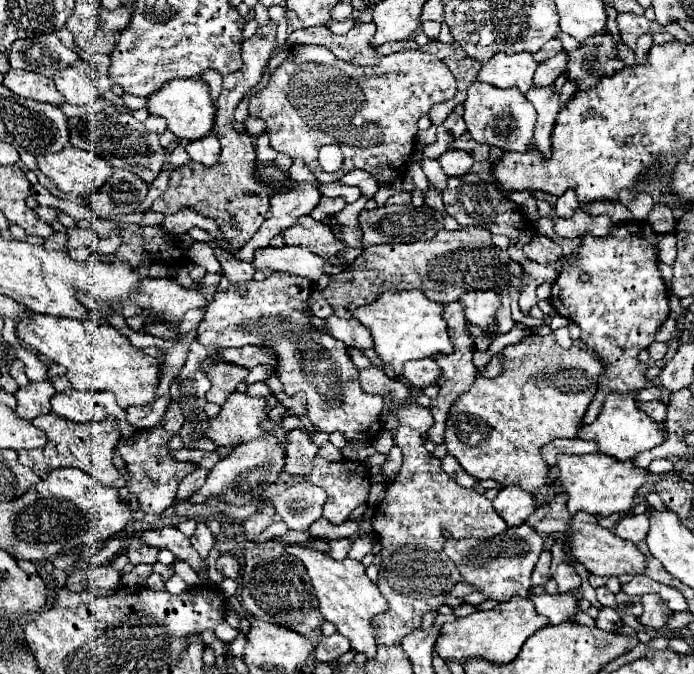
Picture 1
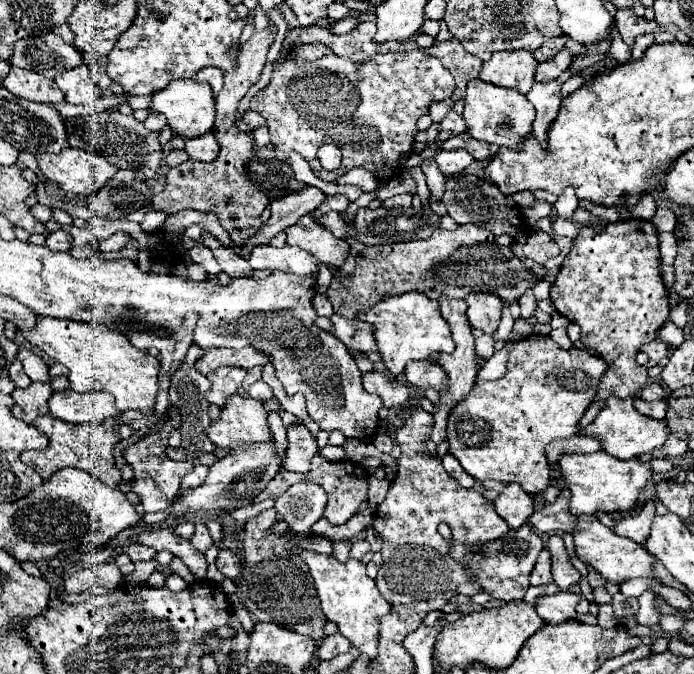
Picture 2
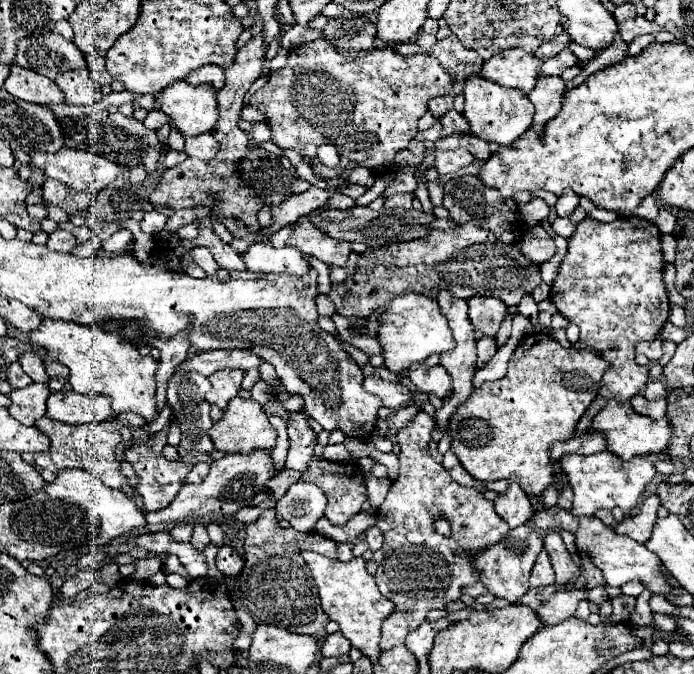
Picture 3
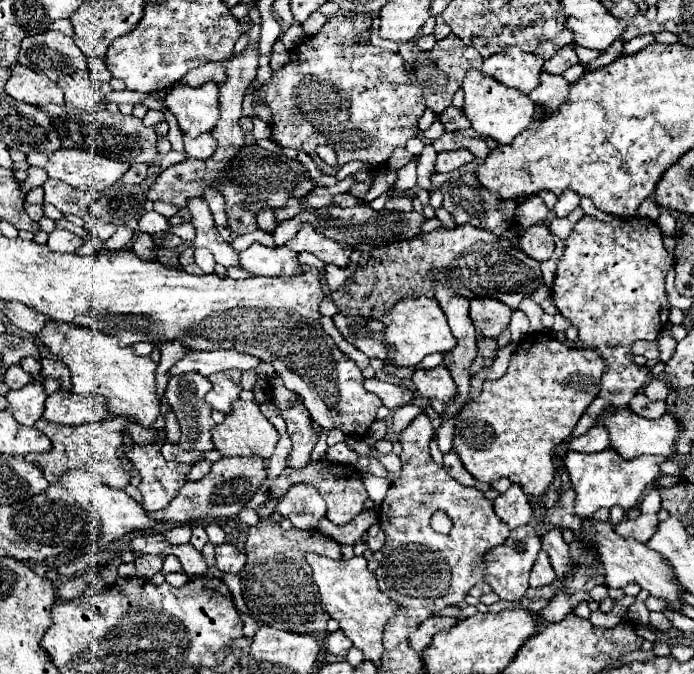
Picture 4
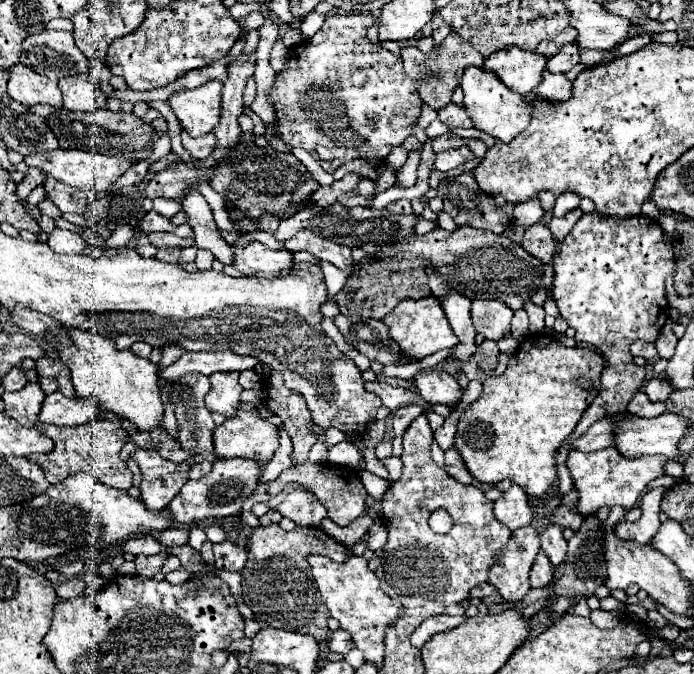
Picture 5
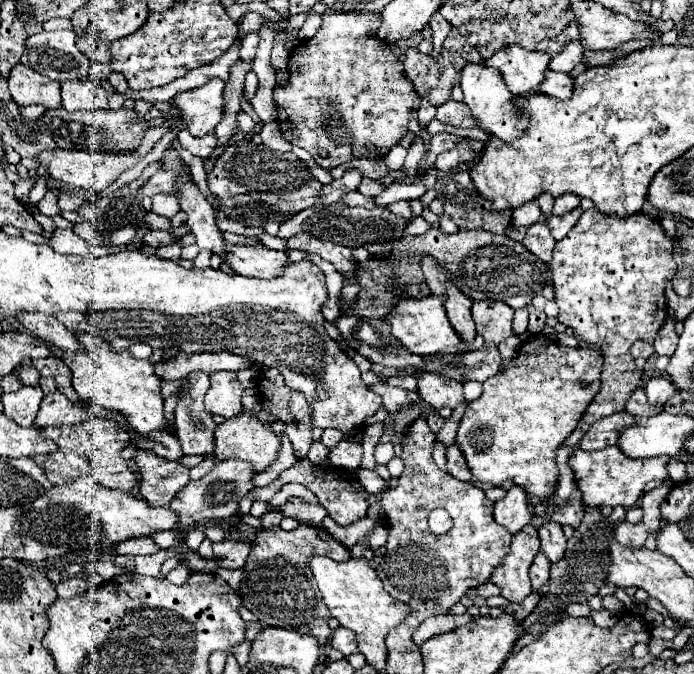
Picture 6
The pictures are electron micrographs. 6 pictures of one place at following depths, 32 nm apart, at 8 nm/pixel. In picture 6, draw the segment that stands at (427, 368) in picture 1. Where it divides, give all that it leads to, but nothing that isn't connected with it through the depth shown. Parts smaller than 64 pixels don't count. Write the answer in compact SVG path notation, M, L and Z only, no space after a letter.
M424 372L424 374L418 374L416 380L418 380L418 394L432 408L448 406L454 410L464 400L462 384L448 376L442 376L436 372Z

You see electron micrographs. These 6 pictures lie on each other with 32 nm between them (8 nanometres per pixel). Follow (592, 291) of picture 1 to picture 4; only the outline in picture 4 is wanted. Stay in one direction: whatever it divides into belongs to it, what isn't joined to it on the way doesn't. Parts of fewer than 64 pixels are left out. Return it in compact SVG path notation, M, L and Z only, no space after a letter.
M584 216L566 238L566 250L552 284L552 302L578 328L578 340L598 350L608 362L602 388L582 414L572 438L582 436L604 412L604 406L626 406L646 384L648 368L634 362L632 344L636 340L656 340L668 322L670 304L664 290L664 276L672 262L662 244L660 228L648 218L632 216L600 222Z

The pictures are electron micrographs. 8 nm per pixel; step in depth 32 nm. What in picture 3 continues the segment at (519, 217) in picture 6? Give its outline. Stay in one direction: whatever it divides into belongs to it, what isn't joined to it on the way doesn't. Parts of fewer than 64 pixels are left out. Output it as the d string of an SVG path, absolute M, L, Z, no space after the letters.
M534 198L530 204L520 206L518 212L520 212L522 222L530 228L530 226L536 226L538 222L542 222L544 218L548 218L548 214L550 214L550 206L548 206L544 200Z

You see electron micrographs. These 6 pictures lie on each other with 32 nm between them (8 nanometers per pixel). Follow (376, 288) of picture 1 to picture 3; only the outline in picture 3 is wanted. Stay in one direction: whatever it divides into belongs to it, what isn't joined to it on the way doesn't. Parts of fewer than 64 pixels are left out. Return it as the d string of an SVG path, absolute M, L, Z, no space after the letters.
M468 222L454 230L432 230L422 240L366 248L358 256L356 272L344 282L332 284L328 298L336 312L346 318L368 316L368 312L398 294L418 292L436 298L440 288L448 290L454 298L496 294L504 304L516 306L520 298L540 282L542 278L536 264L526 264L526 258L512 244L502 244L490 230Z

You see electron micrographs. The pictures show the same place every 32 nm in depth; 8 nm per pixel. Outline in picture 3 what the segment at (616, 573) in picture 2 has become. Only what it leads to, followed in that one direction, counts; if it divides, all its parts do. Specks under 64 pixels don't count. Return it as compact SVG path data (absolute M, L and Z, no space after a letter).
M582 516L574 536L576 536L576 548L578 548L580 556L590 558L592 564L602 570L602 576L604 576L606 584L622 586L622 584L638 578L646 584L646 588L652 594L662 594L664 596L672 590L672 586L664 580L664 574L660 574L660 570L658 570L660 560L656 560L654 552L648 552L648 548L644 544L638 544L632 538L624 538L624 536L616 534L612 528L602 524L596 516Z

